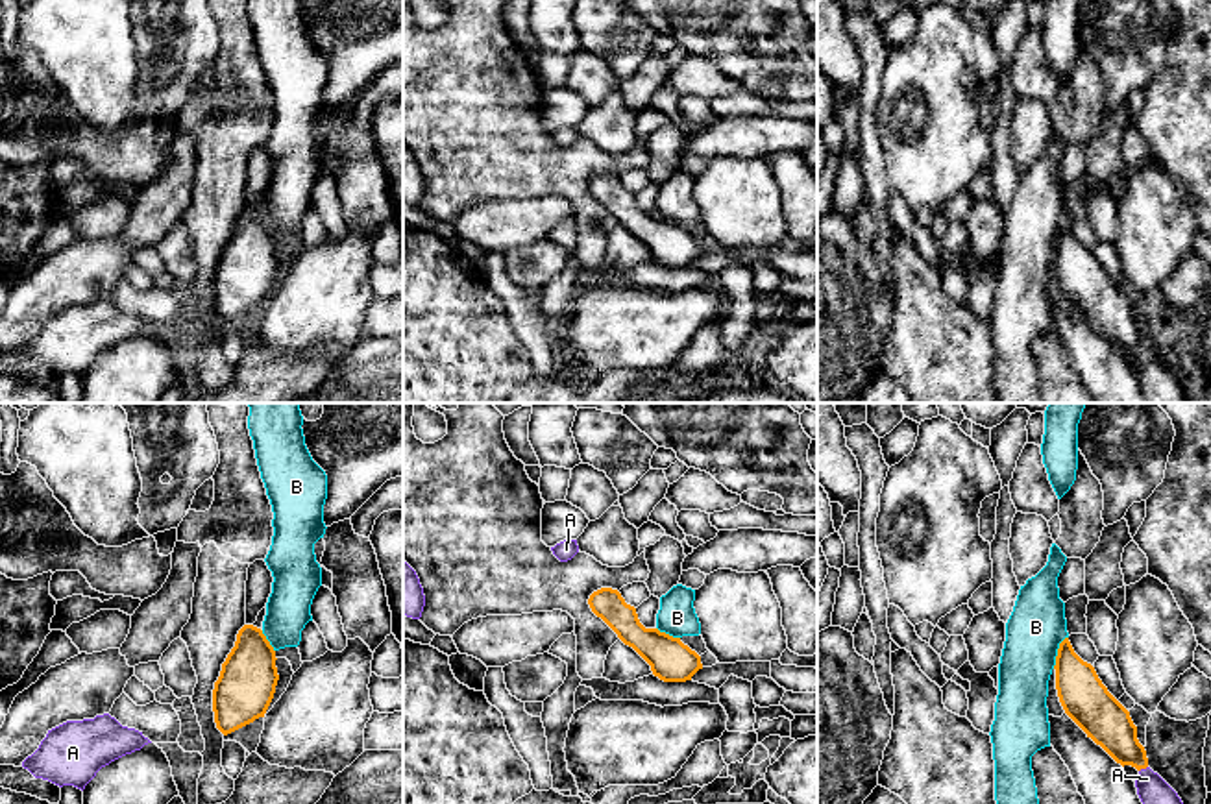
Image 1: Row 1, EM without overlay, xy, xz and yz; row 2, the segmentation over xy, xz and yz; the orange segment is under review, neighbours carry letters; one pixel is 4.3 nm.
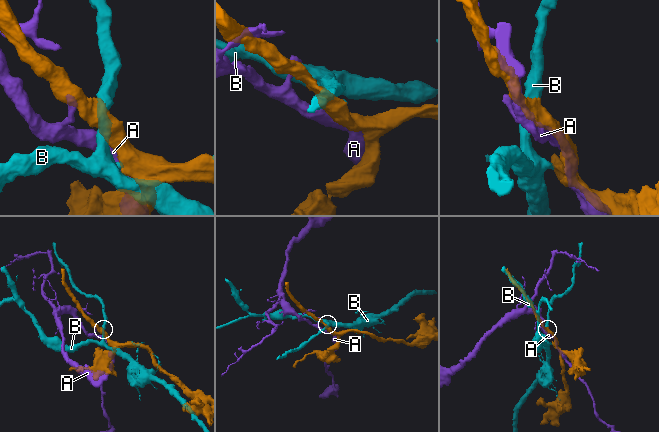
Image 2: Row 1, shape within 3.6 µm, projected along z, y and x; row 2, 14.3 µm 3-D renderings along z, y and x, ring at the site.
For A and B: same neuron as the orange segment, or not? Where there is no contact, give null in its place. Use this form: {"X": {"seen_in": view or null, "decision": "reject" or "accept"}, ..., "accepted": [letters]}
{"A": {"seen_in": "yz", "decision": "reject"}, "B": {"seen_in": "yz", "decision": "reject"}, "accepted": []}

